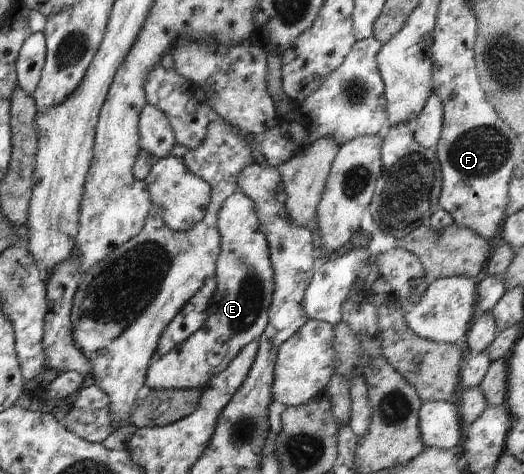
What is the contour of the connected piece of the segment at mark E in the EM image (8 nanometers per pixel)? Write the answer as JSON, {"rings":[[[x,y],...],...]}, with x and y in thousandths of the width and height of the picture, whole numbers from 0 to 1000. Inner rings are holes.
{"rings":[[[458,403],[431,418],[414,449],[412,483],[420,494],[420,534],[412,549],[414,608],[393,654],[391,684],[328,741],[296,755],[282,772],[277,810],[290,823],[384,823],[403,795],[427,783],[452,745],[479,719],[492,717],[513,684],[513,652],[521,629],[523,578],[513,540],[513,517],[494,481],[494,458],[485,426]]]}

